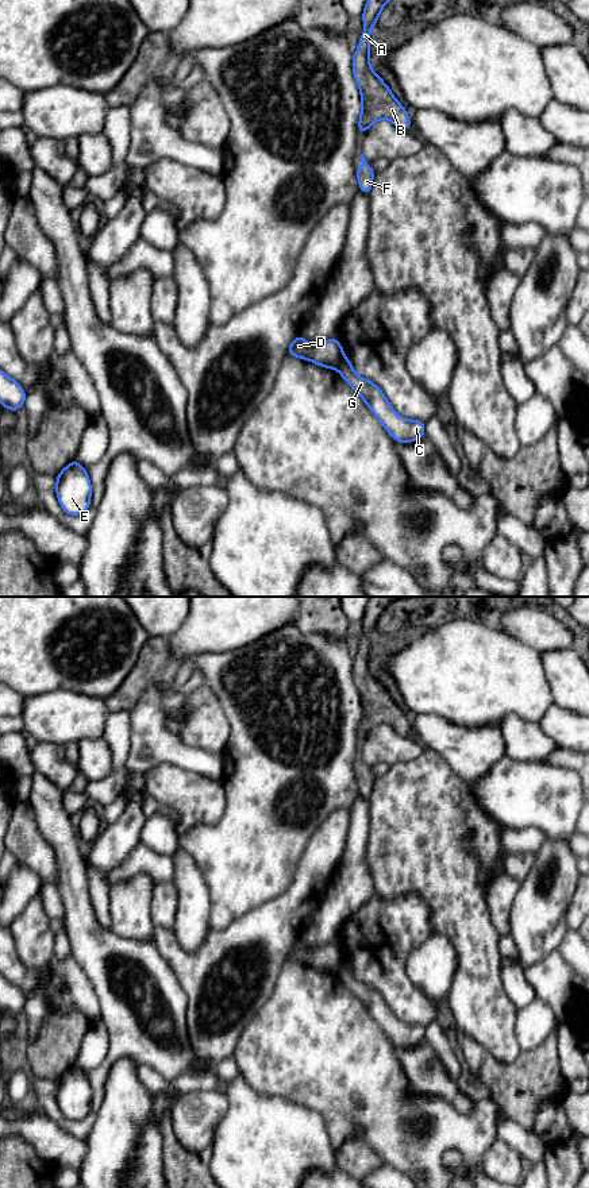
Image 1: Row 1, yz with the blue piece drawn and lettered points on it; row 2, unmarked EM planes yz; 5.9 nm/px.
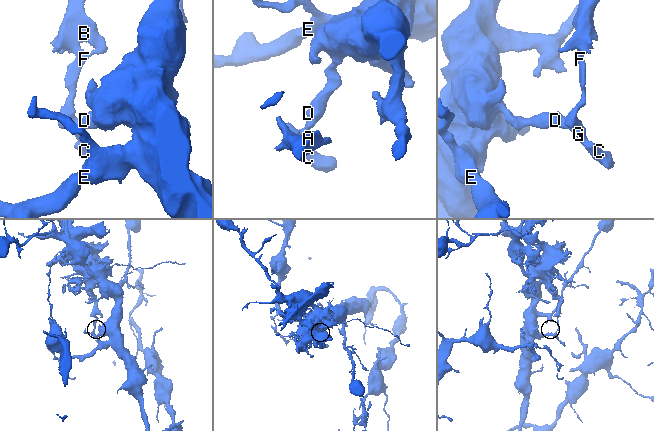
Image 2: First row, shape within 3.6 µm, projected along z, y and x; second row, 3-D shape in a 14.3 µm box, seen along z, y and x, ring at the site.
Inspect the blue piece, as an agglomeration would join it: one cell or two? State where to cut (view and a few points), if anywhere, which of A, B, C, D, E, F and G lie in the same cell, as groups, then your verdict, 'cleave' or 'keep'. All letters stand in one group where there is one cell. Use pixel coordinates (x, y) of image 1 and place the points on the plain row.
cut in yz along (345, 963), (337, 974); A B C F G / D E; cleave

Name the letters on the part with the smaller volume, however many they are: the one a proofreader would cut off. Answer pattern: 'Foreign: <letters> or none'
Foreign: A, B, C, F, G

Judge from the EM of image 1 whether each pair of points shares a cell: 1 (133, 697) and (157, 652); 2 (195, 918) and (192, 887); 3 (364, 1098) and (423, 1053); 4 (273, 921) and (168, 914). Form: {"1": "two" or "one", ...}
{"1": "one", "2": "one", "3": "two", "4": "two"}

